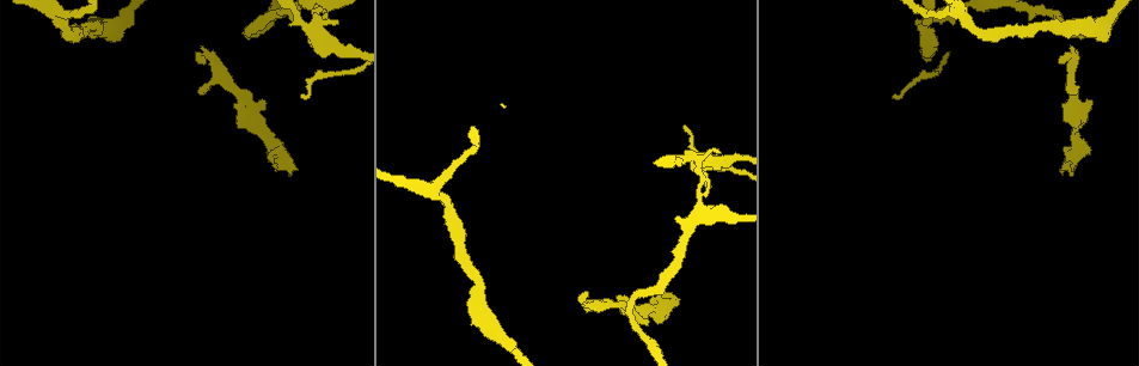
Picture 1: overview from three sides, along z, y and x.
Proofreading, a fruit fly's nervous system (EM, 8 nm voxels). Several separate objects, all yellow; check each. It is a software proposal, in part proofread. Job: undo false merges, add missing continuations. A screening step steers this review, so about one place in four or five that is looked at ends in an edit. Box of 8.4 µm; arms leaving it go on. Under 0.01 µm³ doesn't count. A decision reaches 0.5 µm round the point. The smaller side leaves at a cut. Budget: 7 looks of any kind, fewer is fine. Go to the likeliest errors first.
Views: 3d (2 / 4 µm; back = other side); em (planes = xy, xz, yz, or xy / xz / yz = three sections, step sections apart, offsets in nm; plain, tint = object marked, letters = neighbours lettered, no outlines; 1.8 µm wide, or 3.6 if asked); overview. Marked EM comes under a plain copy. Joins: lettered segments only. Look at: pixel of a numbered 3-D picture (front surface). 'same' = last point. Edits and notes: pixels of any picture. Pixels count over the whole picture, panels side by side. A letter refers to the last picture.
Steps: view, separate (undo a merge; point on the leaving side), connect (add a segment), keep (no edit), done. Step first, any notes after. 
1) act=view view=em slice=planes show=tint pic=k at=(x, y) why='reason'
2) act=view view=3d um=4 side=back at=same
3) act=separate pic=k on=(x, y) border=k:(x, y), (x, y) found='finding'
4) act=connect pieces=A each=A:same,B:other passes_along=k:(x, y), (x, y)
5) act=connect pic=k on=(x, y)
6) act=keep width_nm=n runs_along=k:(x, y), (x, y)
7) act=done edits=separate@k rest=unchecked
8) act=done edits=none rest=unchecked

act=view view=em slice=planes show=tint pic=1 at=(317, 26) why='two arms in line, one across'

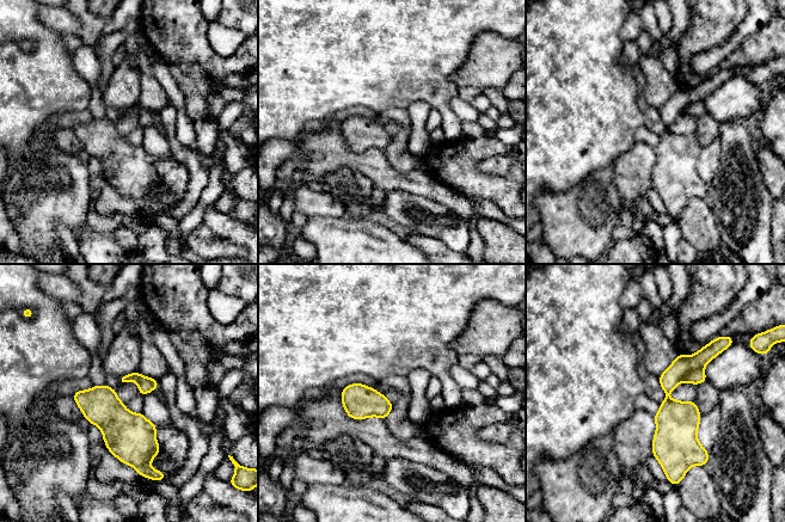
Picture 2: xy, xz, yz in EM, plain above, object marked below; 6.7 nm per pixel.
act=view view=em slice=planes show=letters at=same why='what lies round it'

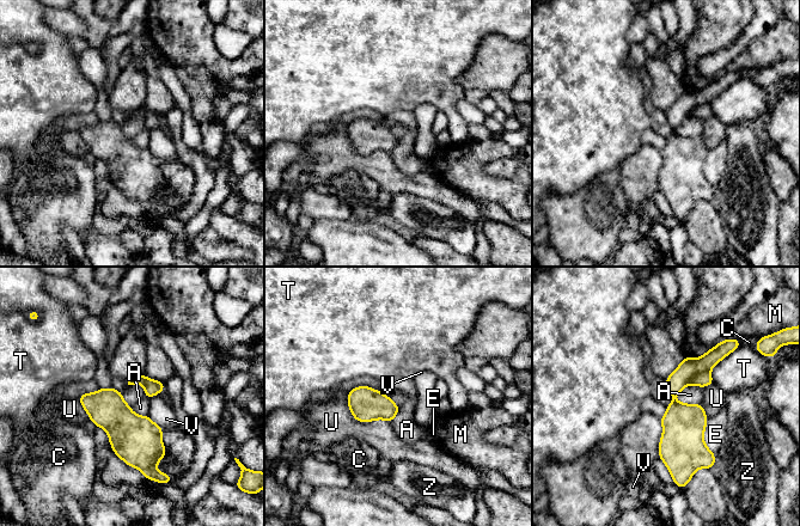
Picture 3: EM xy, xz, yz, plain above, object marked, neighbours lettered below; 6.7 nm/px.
act=separate pic=3 on=(703, 379) each=A:other,C:other,E:other,M:other,T:other,U:other,V:other,Z:other border=3:(709, 369), (694, 374), (686, 384) found='two cells meet here'

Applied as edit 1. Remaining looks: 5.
act=view view=overview

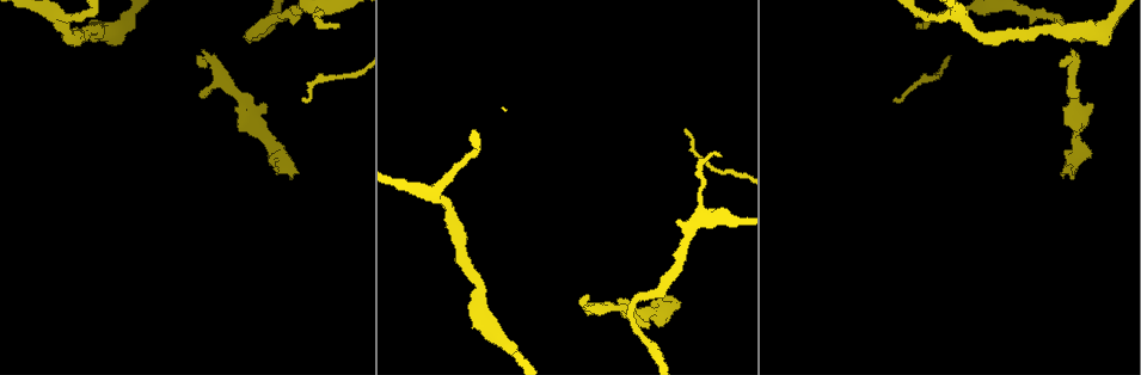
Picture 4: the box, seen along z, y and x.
act=view view=3d um=2 side=back pic=4 at=(263, 109) why='thin end'

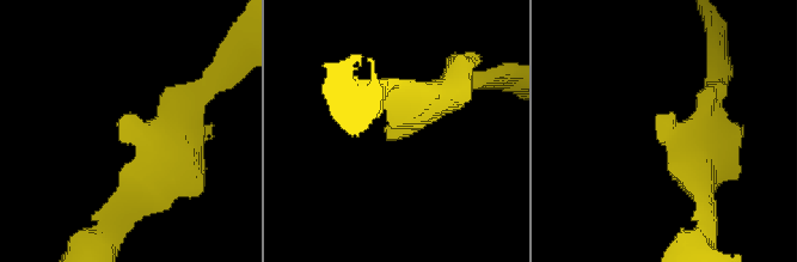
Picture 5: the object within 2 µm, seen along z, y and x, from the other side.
act=view view=em slice=xy step=16 show=letters pic=5 at=(119, 123)

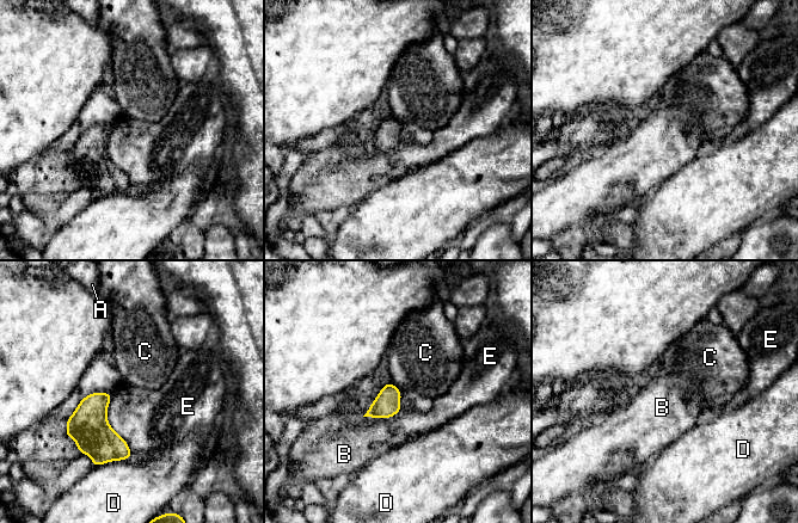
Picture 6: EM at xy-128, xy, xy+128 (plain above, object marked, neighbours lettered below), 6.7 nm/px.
act=keep each=A:other,B:other,C:other,D:other,E:other border=6:(391, 382), (400, 392) found='none of them fits'

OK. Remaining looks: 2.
act=view view=em slice=planes show=letters pic=4 at=(1059, 65) why='tapers out'

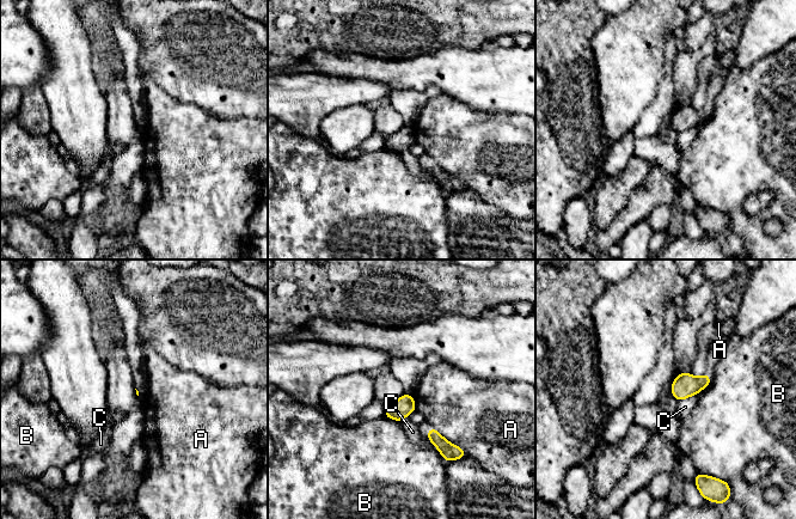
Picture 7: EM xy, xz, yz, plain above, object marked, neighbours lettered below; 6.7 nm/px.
act=keep each=A:other,B:other,C:other found='none of them fits'

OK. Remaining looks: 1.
act=done edits=separate@3 rest=unchecked

